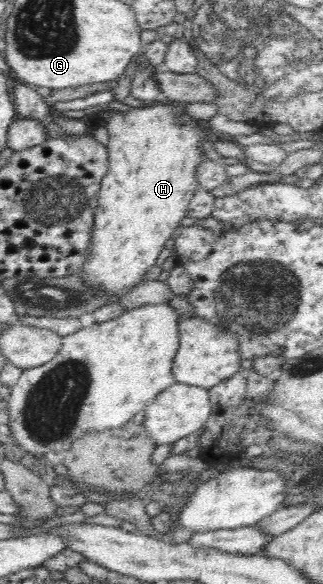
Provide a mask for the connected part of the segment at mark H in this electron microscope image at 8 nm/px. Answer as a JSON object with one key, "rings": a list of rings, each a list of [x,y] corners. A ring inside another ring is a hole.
{"rings":[[[162,97],[158,104],[117,111],[107,120],[109,169],[99,189],[87,262],[79,269],[83,282],[104,290],[105,294],[121,296],[135,286],[137,281],[142,280],[143,275],[155,265],[165,241],[171,239],[173,232],[179,227],[195,193],[201,191],[195,176],[197,165],[205,160],[200,147],[205,141],[209,142],[215,137],[206,123],[183,120],[179,113],[185,114],[185,108],[179,110],[177,102]]]}

